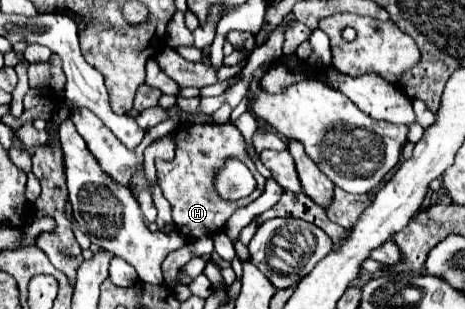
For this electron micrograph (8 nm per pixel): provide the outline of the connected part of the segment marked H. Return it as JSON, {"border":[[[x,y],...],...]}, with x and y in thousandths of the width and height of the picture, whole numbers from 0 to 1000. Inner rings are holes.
{"border":[[[430,401],[430,408],[387,408],[378,440],[378,505],[374,518],[335,518],[335,557],[340,557],[340,595],[353,621],[353,641],[370,667],[370,712],[400,770],[426,770],[439,757],[469,751],[486,712],[499,699],[503,680],[533,667],[546,654],[563,615],[568,615],[568,570],[551,550],[551,531],[529,498],[525,447],[516,440],[512,414],[503,401]],[[486,511],[512,511],[533,537],[551,576],[551,608],[538,634],[520,647],[477,647],[460,608],[460,570],[465,550],[482,537]]]}

